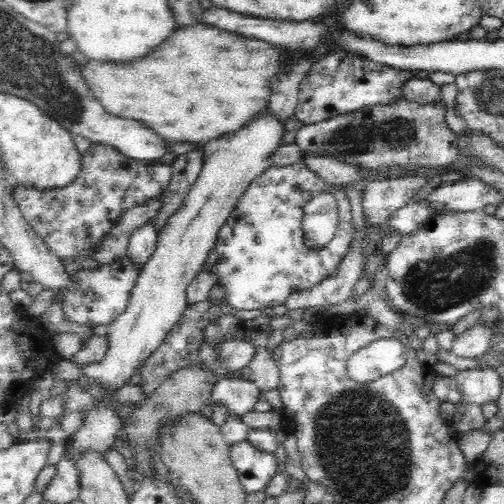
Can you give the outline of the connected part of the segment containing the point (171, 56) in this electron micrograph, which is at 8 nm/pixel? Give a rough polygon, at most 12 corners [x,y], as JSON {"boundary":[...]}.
{"boundary":[[197,23],[81,61],[106,112],[203,148],[268,110],[266,42]]}

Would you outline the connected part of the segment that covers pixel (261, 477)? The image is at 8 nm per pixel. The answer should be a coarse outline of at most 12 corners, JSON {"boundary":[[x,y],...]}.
{"boundary":[[247,439],[229,455],[246,493],[263,491],[277,473],[274,454]]}

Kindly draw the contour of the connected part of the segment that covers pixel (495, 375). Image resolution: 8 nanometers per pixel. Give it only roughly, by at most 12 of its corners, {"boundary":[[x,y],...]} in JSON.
{"boundary":[[497,368],[458,370],[466,404],[497,402]]}

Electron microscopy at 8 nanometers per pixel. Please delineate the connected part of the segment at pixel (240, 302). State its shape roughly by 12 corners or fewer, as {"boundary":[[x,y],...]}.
{"boundary":[[302,160],[270,166],[222,224],[215,271],[236,310],[285,304],[335,275],[355,232],[309,246],[329,190]]}

